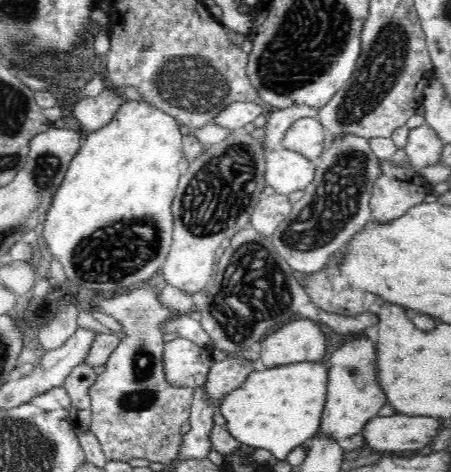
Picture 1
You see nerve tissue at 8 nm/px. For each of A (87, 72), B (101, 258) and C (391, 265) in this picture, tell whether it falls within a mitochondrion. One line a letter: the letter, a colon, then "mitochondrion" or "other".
A: other
B: mitochondrion
C: other

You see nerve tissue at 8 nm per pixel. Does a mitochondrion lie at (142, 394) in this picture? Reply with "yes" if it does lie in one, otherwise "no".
yes

